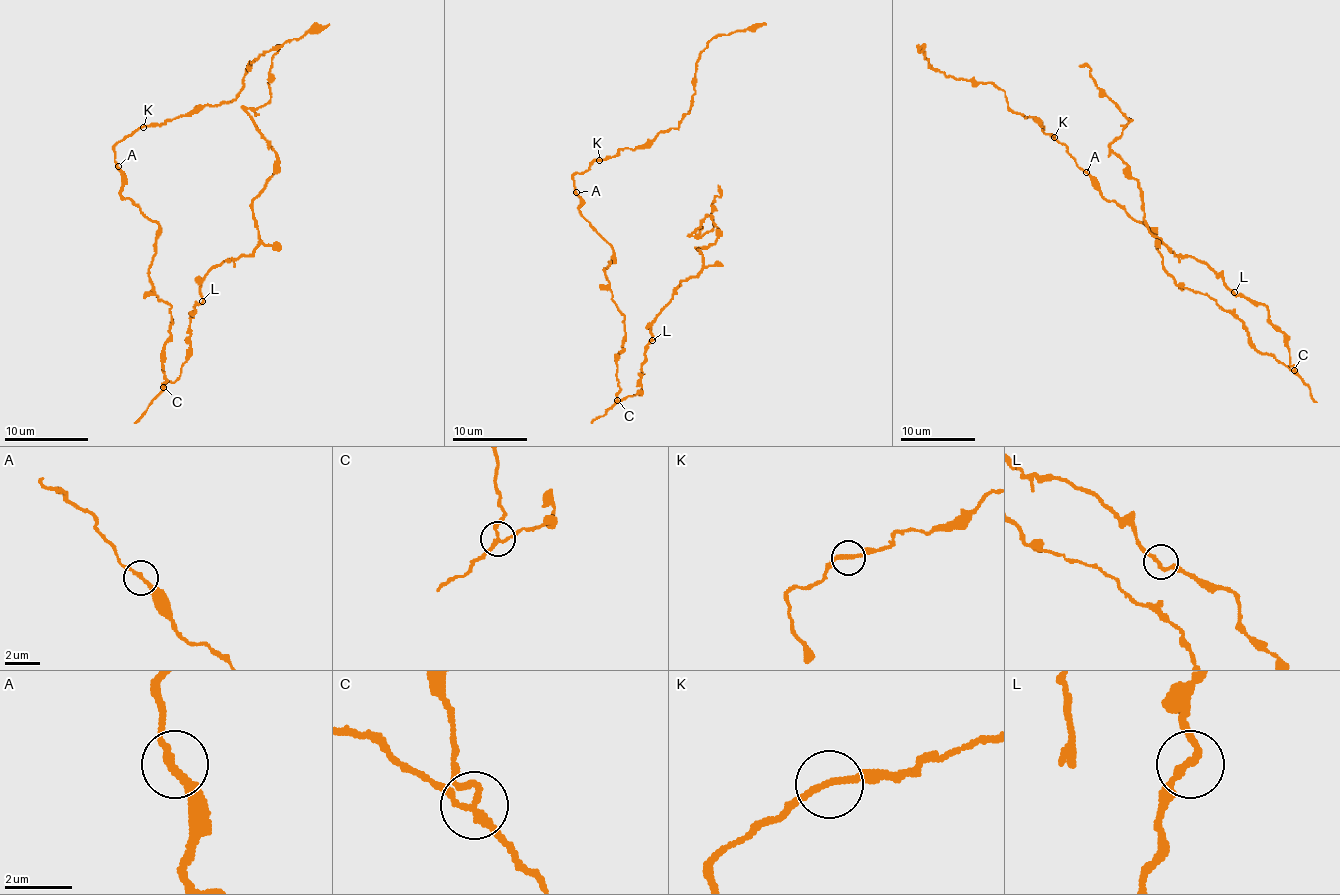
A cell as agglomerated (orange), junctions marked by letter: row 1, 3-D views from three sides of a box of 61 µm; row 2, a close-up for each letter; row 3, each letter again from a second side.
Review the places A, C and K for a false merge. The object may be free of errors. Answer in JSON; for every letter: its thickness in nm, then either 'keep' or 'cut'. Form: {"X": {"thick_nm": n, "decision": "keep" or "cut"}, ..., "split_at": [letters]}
{"A": {"thick_nm": 200, "decision": "keep"}, "C": {"thick_nm": 190, "decision": "cut"}, "K": {"thick_nm": 200, "decision": "keep"}, "split_at": ["C"]}

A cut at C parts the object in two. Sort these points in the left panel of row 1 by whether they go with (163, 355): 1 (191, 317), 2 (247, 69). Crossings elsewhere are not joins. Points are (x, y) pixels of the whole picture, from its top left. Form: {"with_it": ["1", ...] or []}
{"with_it": ["2"]}

